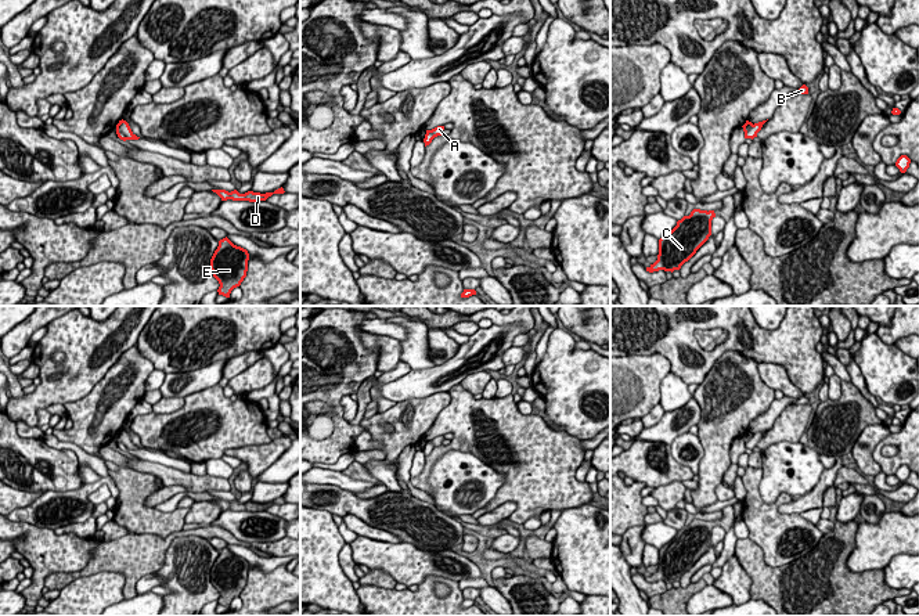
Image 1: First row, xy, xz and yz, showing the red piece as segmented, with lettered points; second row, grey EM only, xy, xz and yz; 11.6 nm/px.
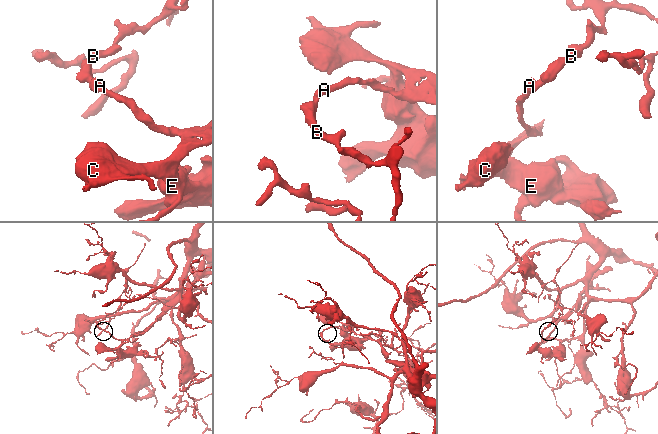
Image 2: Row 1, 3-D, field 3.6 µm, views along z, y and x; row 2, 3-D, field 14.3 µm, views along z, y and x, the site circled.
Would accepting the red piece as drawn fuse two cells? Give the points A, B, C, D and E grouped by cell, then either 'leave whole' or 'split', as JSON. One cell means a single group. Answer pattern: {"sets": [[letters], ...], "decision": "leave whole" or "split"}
{"sets": [["A", "C", "D", "E"], ["B"]], "decision": "split"}

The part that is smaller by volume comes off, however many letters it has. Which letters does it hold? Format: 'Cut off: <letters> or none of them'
Cut off: A, C, D, E

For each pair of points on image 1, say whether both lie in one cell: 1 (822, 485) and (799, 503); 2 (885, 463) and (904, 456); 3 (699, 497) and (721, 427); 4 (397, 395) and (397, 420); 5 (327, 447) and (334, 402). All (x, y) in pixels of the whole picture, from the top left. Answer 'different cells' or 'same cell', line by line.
1: same cell
2: same cell
3: same cell
4: different cells
5: same cell

